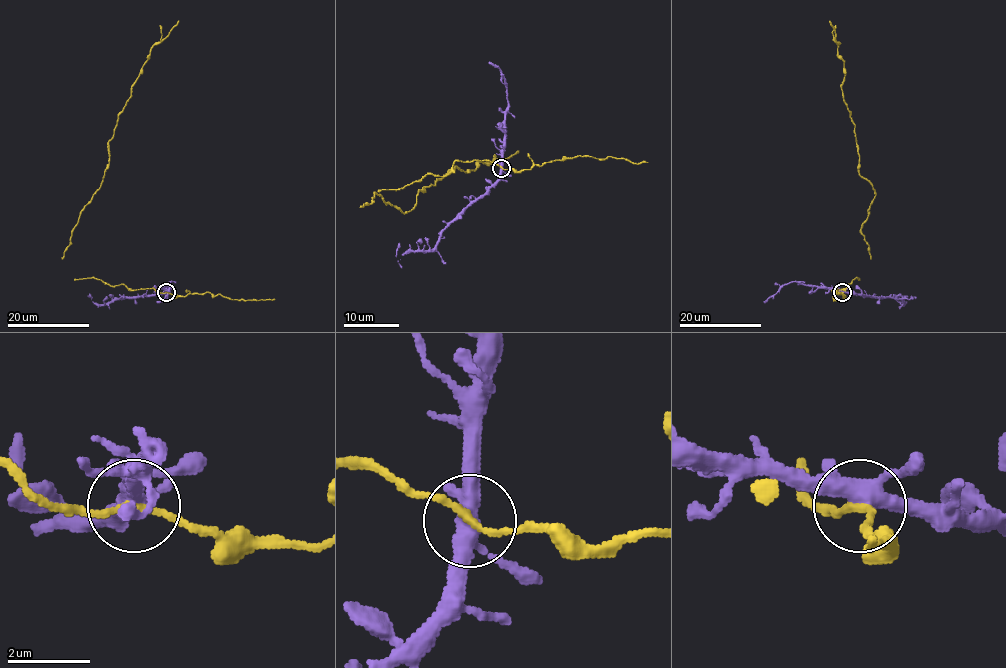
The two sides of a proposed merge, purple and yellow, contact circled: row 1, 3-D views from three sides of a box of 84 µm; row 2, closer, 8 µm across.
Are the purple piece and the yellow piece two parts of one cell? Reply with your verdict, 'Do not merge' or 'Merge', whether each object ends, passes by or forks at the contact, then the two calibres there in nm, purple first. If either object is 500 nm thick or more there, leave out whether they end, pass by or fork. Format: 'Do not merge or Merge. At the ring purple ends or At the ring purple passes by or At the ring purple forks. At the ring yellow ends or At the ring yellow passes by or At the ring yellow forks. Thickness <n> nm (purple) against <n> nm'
Merge. At the ring purple forks. At the ring yellow passes by. Thickness 360 nm (purple) against 170 nm

